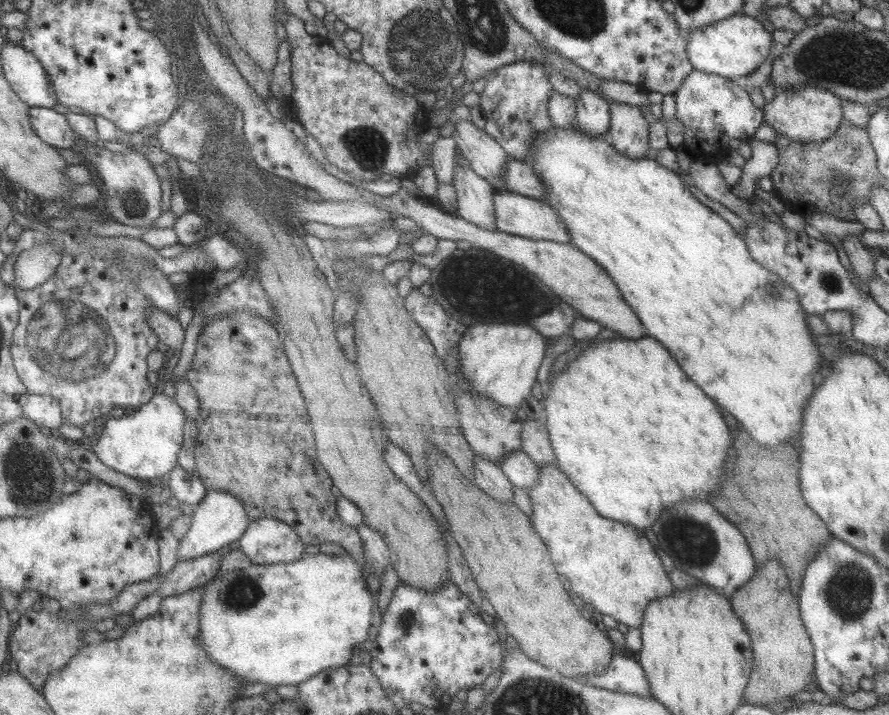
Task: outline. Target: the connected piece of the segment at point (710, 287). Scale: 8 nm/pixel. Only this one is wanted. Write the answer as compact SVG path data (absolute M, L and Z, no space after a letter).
M574 126L554 127L551 132L542 132L538 138L534 138L533 157L527 163L531 165L532 171L543 181L546 188L543 201L551 206L564 222L564 227L570 236L570 243L596 261L614 280L623 300L633 309L640 324L647 330L647 335L667 349L683 373L687 375L687 379L693 380L719 408L726 410L764 450L780 450L786 442L797 440L797 436L800 436L799 429L801 429L804 406L813 395L813 388L815 388L812 381L819 374L821 366L821 354L814 342L815 337L807 326L807 314L800 306L797 293L776 274L757 264L750 257L744 240L735 233L727 221L699 203L674 172L663 168L657 164L657 161L648 159L647 156L637 159L625 157L622 153L617 153L608 140L606 134L589 136Z

